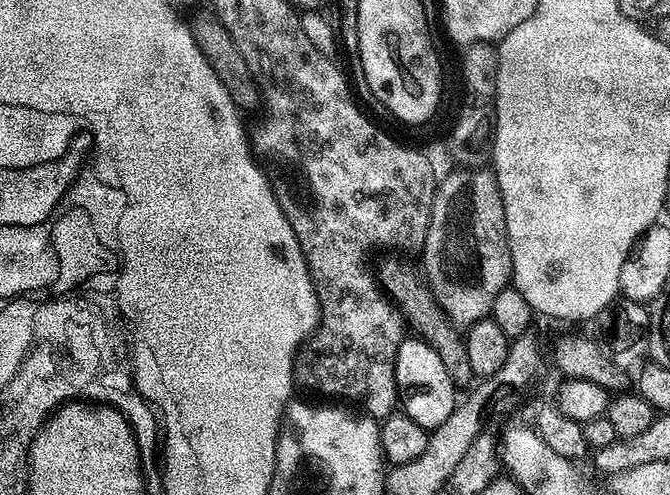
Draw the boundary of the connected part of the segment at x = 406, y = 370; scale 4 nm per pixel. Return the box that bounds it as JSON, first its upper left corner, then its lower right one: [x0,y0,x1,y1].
[396,338,458,430]

